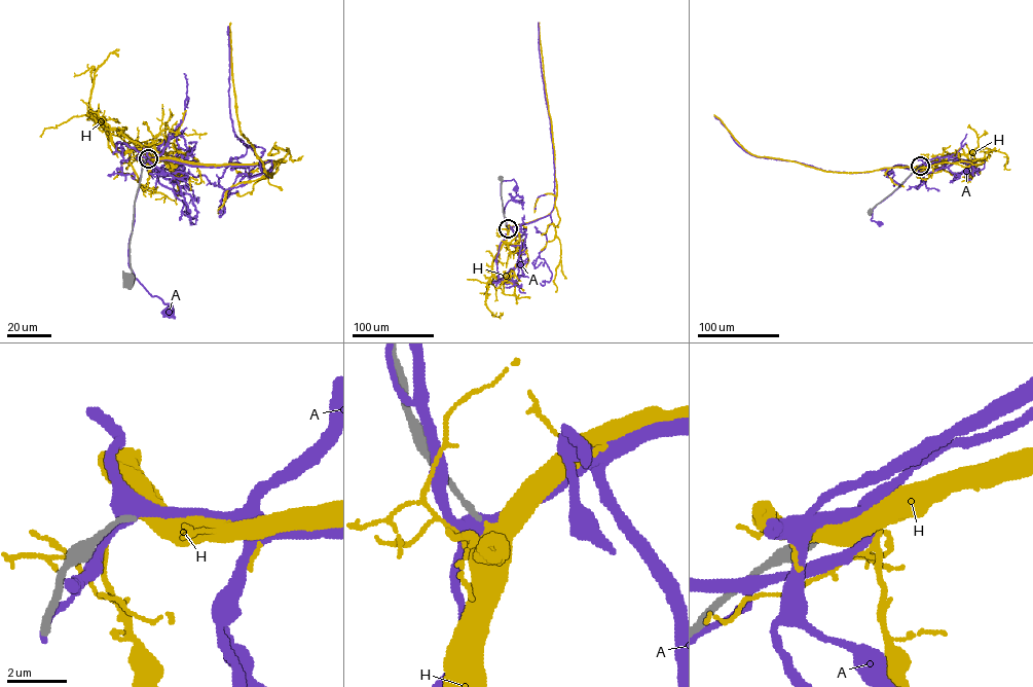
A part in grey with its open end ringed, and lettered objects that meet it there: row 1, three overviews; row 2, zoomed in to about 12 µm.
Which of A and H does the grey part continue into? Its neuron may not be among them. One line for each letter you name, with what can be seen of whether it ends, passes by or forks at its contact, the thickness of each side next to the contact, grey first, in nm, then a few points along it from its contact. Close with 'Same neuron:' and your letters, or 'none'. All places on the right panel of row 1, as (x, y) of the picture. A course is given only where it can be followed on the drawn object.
H: it forks | 190/360 nm | via (920, 166), (838, 173), (757, 156), (747, 151), (714, 114)
Same neuron: H

